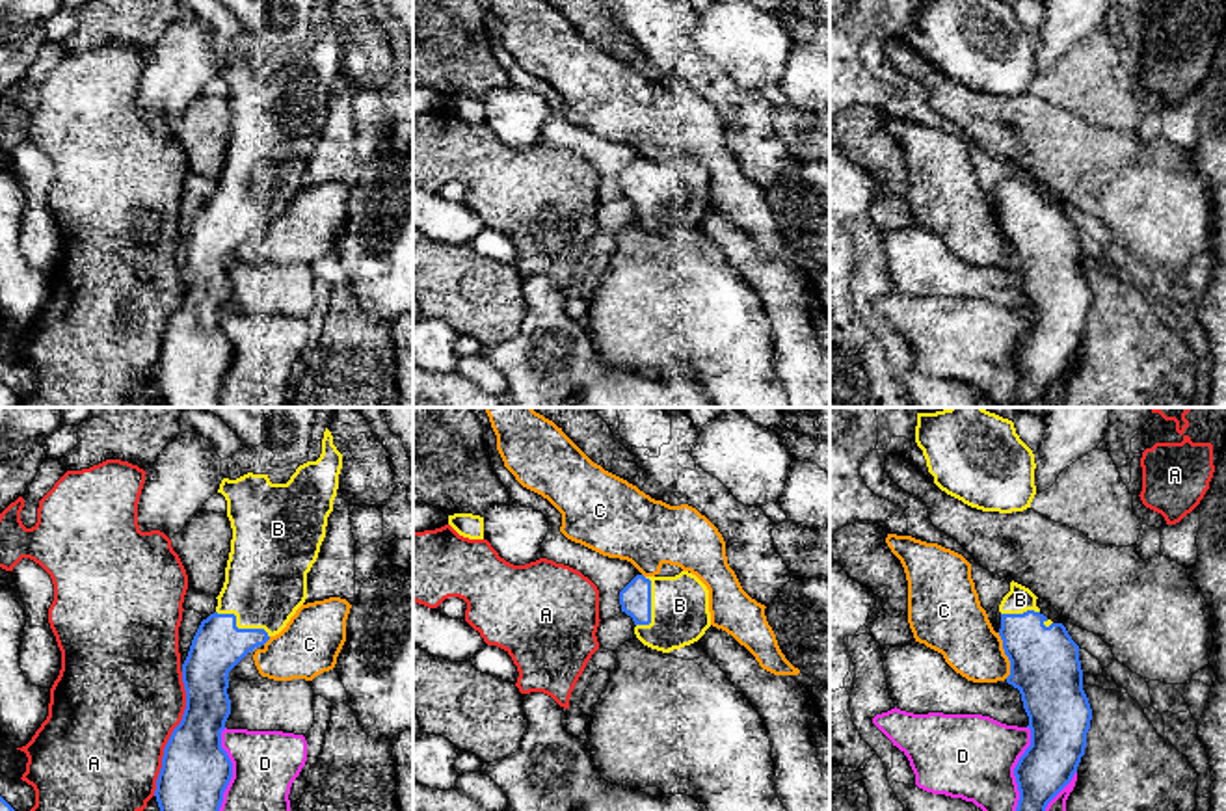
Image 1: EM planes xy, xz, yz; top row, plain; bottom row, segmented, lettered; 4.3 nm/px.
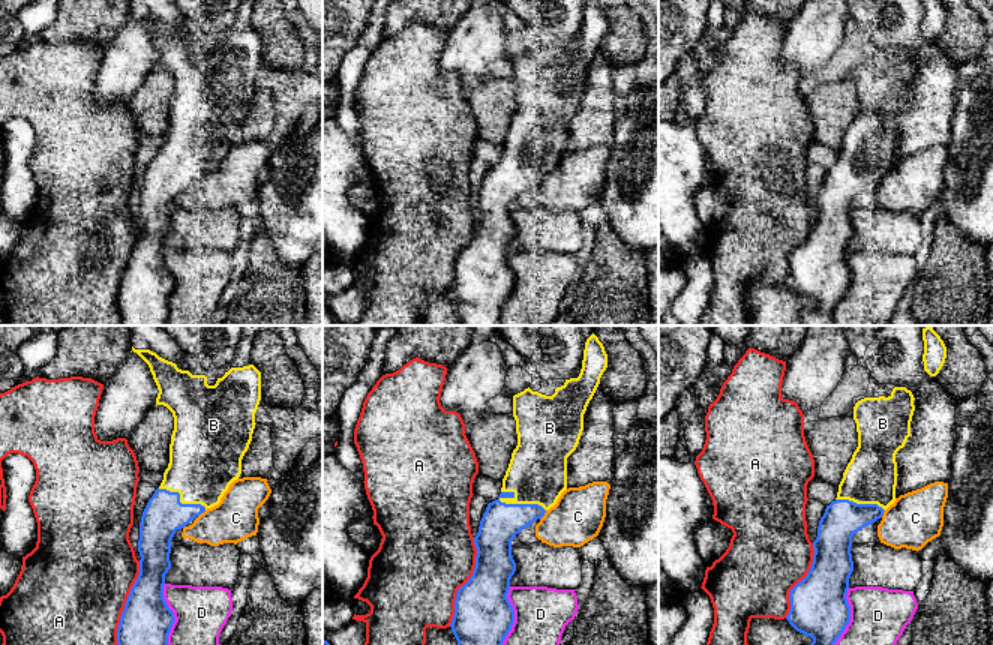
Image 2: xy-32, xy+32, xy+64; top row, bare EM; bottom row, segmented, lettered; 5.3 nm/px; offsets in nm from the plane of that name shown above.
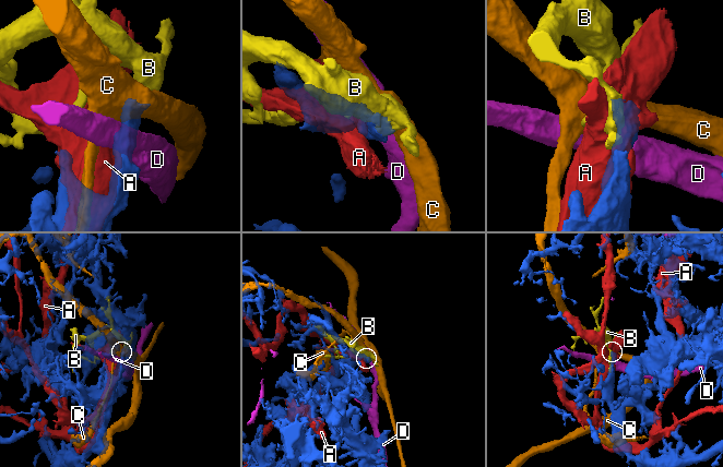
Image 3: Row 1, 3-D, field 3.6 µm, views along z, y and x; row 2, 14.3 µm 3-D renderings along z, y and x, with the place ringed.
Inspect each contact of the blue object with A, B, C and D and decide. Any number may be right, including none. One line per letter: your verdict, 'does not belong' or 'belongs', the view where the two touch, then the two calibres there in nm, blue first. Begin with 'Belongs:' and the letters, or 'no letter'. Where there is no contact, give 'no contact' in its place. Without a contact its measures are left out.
Belongs: B
A: does not belong | xy | 300/500 nm
B: belongs | xy | 220/360 nm
C: does not belong | yz | 300/280 nm
D: does not belong | yz | 240/360 nm

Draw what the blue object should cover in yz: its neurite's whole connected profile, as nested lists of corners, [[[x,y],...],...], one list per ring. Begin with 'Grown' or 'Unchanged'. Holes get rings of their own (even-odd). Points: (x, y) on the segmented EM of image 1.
Grown. [[[1012,580],[999,605],[999,636],[1010,660],[1006,683],[1019,690],[1031,729],[1031,746],[1014,768],[1019,791],[1016,811],[1046,811],[1072,781],[1092,720],[1079,645],[1062,623],[1040,612],[1036,599]]]

